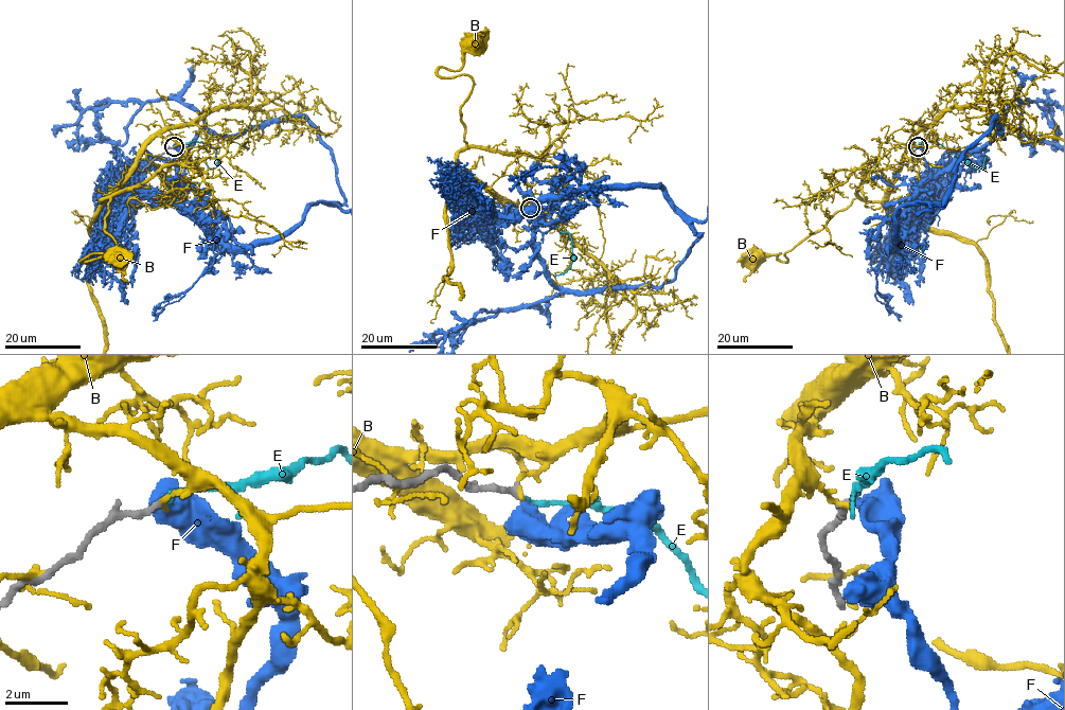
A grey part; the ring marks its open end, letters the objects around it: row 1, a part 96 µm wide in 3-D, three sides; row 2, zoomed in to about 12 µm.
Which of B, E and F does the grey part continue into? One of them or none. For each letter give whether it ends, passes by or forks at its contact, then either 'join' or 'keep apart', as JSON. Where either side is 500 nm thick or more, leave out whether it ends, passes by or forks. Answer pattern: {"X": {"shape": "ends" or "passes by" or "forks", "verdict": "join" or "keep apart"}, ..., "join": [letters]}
{"B": {"shape": "ends", "verdict": "keep apart"}, "E": {"shape": "ends", "verdict": "join"}, "F": {"verdict": "keep apart"}, "join": ["E"]}

